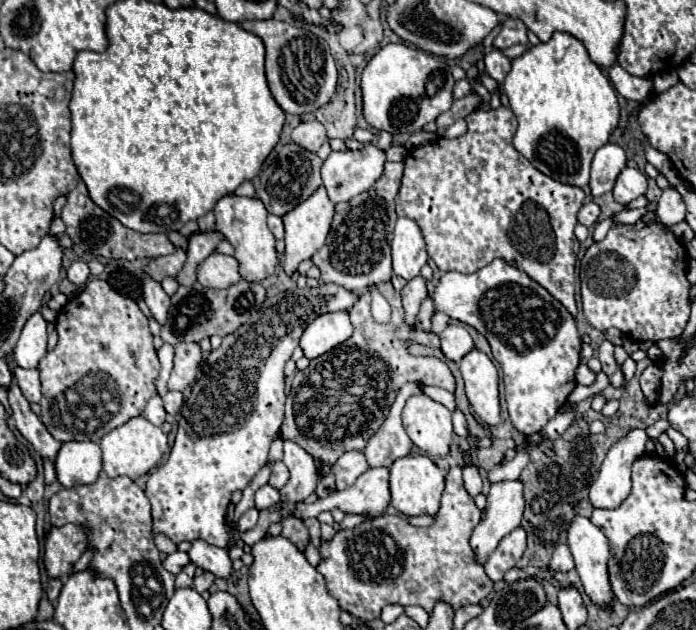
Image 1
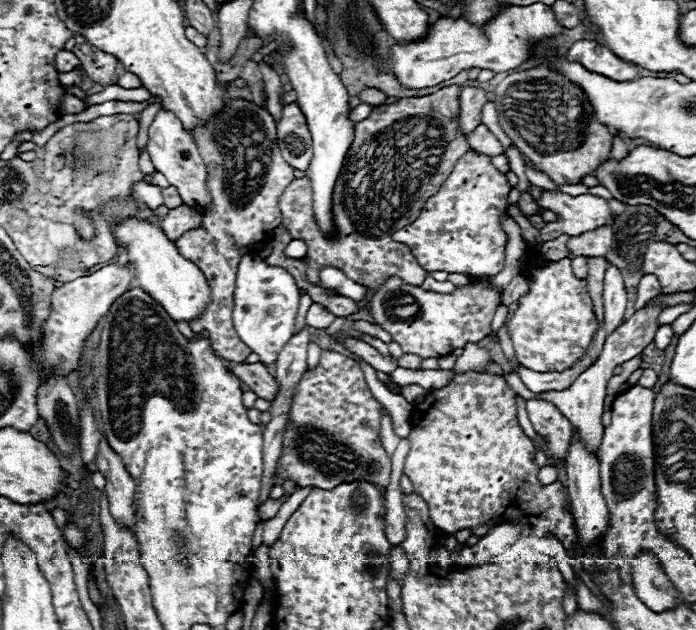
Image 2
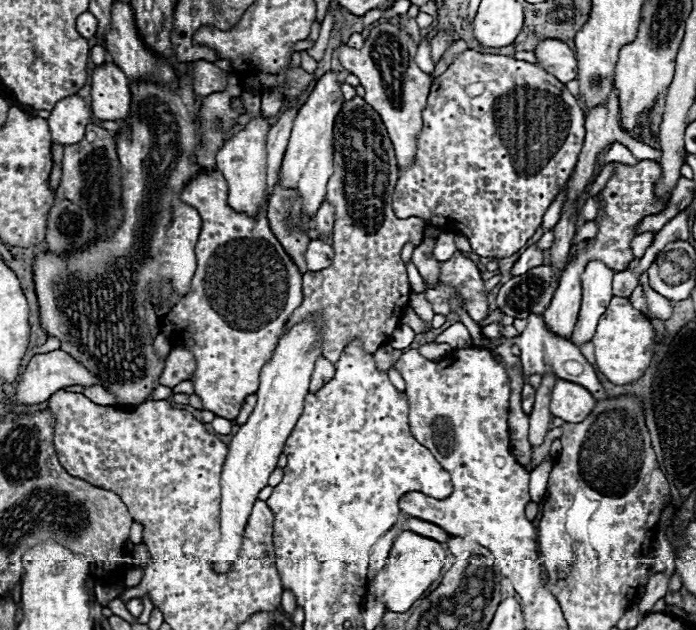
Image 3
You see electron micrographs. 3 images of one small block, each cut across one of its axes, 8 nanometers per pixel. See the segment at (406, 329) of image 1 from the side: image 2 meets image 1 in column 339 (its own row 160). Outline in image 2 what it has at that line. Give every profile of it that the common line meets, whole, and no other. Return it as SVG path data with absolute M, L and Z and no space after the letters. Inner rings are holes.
M446 86L438 90L436 94L422 96L422 98L404 98L398 104L382 106L372 110L372 114L358 122L354 126L354 142L346 154L342 172L338 176L336 188L334 188L334 218L336 226L340 230L340 238L332 240L322 236L314 222L312 212L312 188L308 178L294 180L280 198L280 210L282 210L282 224L290 232L292 238L304 240L308 244L308 252L302 258L306 264L308 280L314 284L318 282L318 272L322 266L334 266L340 268L350 280L364 284L368 288L378 288L388 276L400 276L408 284L420 286L426 278L426 270L414 268L414 256L408 250L406 244L400 244L392 240L392 234L406 228L416 220L420 210L424 208L424 202L440 188L440 184L448 178L448 172L452 172L452 166L464 152L468 152L468 136L458 132L458 114L460 114L460 86Z

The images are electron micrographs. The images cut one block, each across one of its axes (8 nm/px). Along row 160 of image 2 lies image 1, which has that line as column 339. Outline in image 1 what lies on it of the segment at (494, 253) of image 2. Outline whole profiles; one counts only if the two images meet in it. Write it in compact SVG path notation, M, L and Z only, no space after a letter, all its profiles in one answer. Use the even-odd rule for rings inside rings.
M352 450L352 452L344 452L334 464L326 464L322 460L314 460L318 466L318 472L322 476L326 474L334 474L336 478L336 490L344 490L348 486L352 486L356 482L356 478L366 472L370 466L366 462L366 456L360 450Z

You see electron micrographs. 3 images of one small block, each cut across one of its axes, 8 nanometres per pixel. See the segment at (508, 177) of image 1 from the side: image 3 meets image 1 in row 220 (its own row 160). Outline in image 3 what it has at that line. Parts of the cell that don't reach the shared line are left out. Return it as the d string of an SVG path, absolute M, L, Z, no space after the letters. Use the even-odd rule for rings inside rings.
M466 50L454 60L454 64L442 76L438 76L432 82L432 90L430 90L430 96L428 96L428 104L422 112L422 118L424 118L424 126L422 126L422 132L418 136L416 160L410 168L400 172L400 178L398 178L398 184L396 184L396 190L394 190L394 212L396 212L396 216L398 218L418 216L418 218L424 218L428 222L434 222L436 226L458 226L460 224L462 230L448 230L448 232L458 232L458 234L466 236L472 244L472 250L478 256L506 258L506 256L512 256L514 252L518 252L534 236L534 232L542 226L544 212L554 202L560 188L568 182L568 178L572 176L574 166L578 162L578 154L582 150L586 130L584 130L584 110L580 108L574 94L566 88L566 84L562 84L560 80L556 80L544 68L540 68L536 64L516 60L516 58L510 58L510 56L480 54L480 52L474 52L474 50Z

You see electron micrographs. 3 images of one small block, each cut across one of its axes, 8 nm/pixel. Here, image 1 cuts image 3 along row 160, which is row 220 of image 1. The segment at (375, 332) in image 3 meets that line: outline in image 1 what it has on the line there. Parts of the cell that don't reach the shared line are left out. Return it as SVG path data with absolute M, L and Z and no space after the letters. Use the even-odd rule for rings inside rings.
M386 162L378 182L368 190L370 196L356 196L348 202L336 204L336 216L326 238L324 248L314 254L312 262L320 270L324 284L338 284L352 292L362 292L368 284L388 282L392 278L390 236L396 224L394 198L400 188L404 162Z

